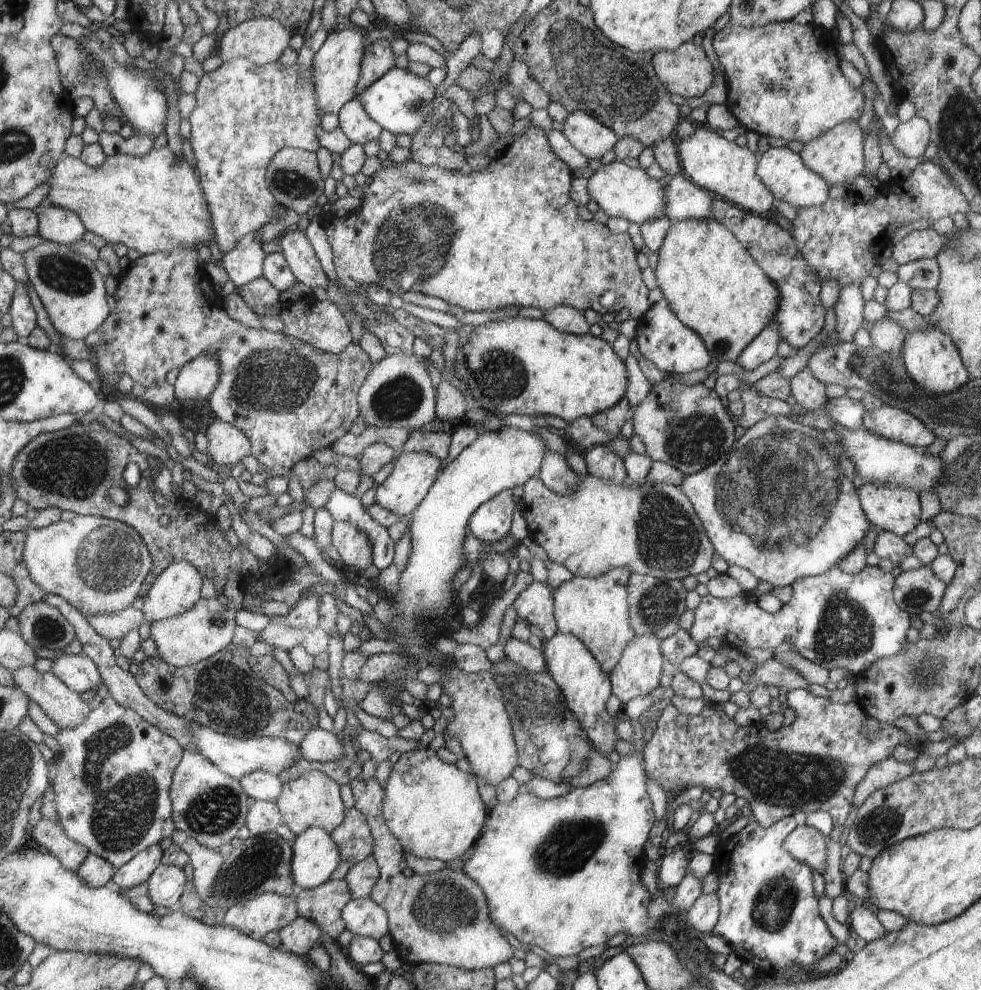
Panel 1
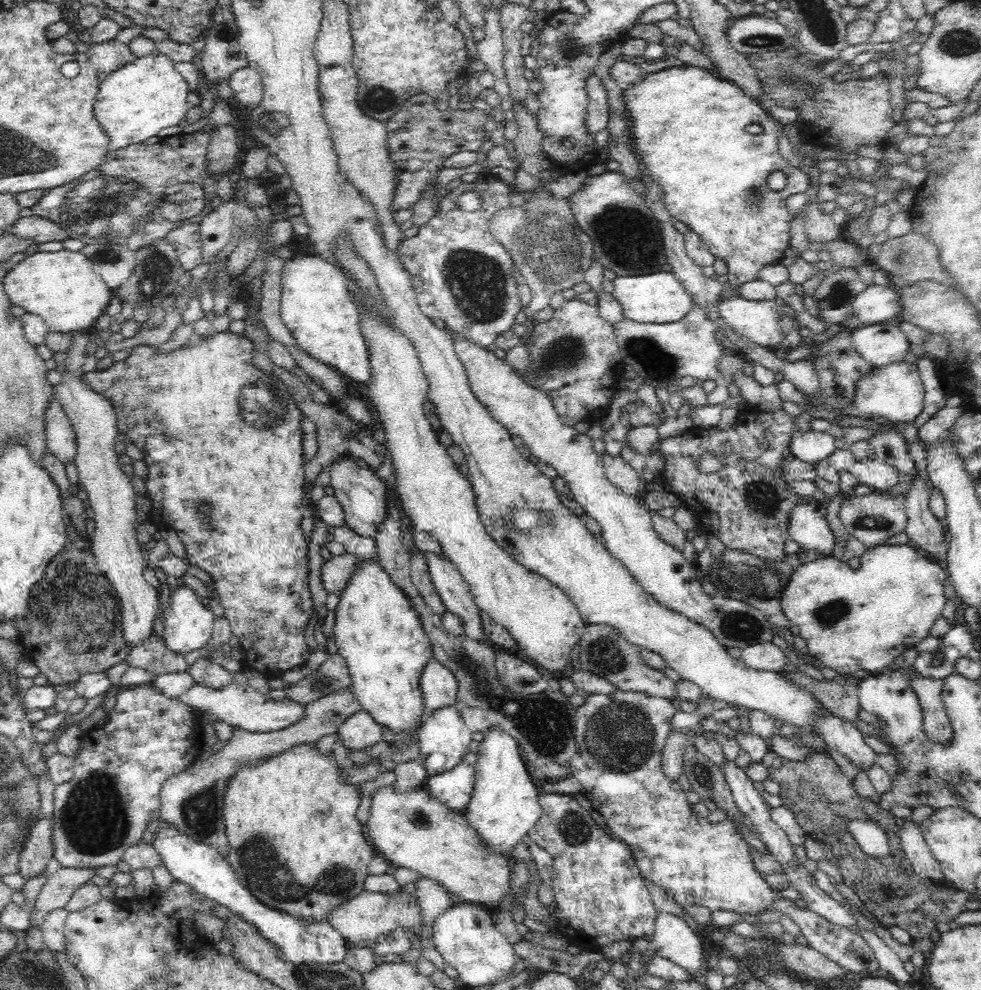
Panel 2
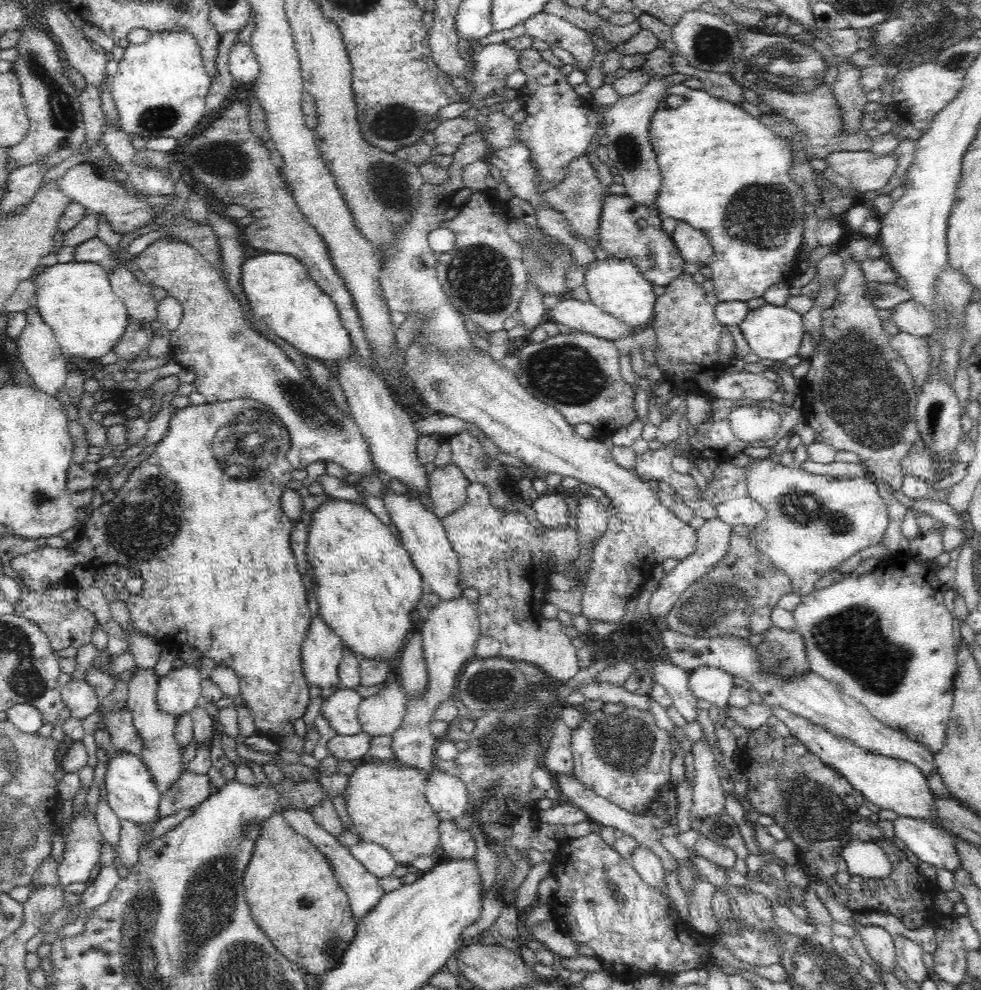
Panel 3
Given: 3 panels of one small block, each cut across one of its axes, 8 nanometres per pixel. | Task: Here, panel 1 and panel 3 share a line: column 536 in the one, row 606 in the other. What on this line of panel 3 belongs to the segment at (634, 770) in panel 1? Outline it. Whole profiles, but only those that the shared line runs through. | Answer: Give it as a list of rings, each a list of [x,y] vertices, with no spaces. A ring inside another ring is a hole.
[[[896,551],[892,556],[893,560],[882,560],[871,573],[849,572],[838,582],[803,596],[793,610],[795,631],[804,637],[809,668],[813,672],[838,684],[846,695],[862,704],[886,727],[903,732],[909,740],[917,741],[936,755],[945,744],[956,691],[953,611],[946,606],[946,589],[938,579],[940,566],[946,566],[952,558],[947,551],[923,561],[916,561],[910,552]]]

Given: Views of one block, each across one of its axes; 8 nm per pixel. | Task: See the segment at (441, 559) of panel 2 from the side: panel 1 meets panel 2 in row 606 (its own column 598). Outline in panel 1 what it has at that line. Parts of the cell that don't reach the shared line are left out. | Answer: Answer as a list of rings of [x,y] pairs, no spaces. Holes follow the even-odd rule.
[[[593,446],[582,457],[590,475],[601,479],[610,479],[615,483],[627,482],[628,471],[625,469],[625,461],[616,452],[611,451],[608,446]]]

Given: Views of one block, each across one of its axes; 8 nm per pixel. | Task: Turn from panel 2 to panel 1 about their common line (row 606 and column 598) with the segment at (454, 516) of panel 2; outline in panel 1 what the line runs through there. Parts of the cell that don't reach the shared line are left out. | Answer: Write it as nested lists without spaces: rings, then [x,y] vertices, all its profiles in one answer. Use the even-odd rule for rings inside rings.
[[[594,475],[586,476],[582,482],[579,482],[577,489],[571,495],[559,495],[551,491],[541,479],[530,479],[523,486],[522,497],[522,514],[527,522],[527,529],[530,538],[544,548],[548,558],[556,564],[566,566],[574,577],[599,577],[606,574],[613,568],[627,568],[632,574],[650,575],[660,580],[682,581],[686,576],[697,576],[700,572],[706,572],[712,566],[714,558],[714,548],[710,544],[709,535],[706,534],[705,527],[699,518],[690,499],[677,486],[667,485],[664,483],[644,483],[640,488],[629,488],[630,483],[615,483],[610,479],[601,479]]]

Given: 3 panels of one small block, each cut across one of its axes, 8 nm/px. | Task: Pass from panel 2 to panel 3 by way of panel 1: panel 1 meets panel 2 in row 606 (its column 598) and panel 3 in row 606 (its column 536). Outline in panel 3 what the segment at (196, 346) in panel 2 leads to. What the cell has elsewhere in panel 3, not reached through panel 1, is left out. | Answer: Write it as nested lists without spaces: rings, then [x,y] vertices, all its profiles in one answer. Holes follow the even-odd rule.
[[[241,398],[217,403],[203,403],[188,405],[182,409],[176,409],[169,421],[169,429],[164,437],[156,443],[154,453],[143,460],[130,474],[128,480],[120,490],[115,492],[114,498],[109,503],[102,503],[89,513],[89,517],[83,522],[80,534],[68,546],[52,548],[46,545],[44,548],[17,556],[11,562],[16,576],[22,587],[28,590],[42,592],[50,584],[62,584],[67,577],[73,577],[78,568],[126,568],[142,588],[130,595],[126,602],[130,611],[130,620],[134,623],[135,630],[139,634],[155,636],[165,642],[176,644],[191,644],[198,648],[215,665],[226,665],[234,669],[239,678],[242,700],[242,709],[250,712],[250,724],[254,724],[254,736],[266,737],[266,740],[274,740],[274,744],[282,744],[282,740],[290,740],[290,736],[298,736],[294,731],[294,724],[303,719],[310,699],[311,686],[303,674],[301,661],[301,648],[308,634],[309,624],[312,622],[312,612],[308,609],[306,599],[306,587],[302,583],[302,573],[298,570],[297,560],[290,544],[290,532],[294,527],[293,521],[281,507],[281,498],[287,489],[288,482],[292,481],[292,470],[295,468],[287,459],[287,452],[291,447],[290,432],[284,426],[281,419],[264,403],[256,400]]]

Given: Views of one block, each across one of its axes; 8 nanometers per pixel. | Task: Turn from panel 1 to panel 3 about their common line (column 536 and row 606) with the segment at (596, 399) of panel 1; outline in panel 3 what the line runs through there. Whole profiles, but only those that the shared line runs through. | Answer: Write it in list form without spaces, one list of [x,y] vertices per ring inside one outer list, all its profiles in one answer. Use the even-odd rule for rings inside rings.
[[[334,500],[320,506],[312,514],[308,568],[319,604],[319,614],[334,634],[360,658],[383,660],[394,657],[392,668],[396,670],[400,652],[410,636],[410,614],[416,609],[420,596],[425,592],[421,572],[414,561],[410,560],[410,553],[401,544],[401,540],[366,505]]]

